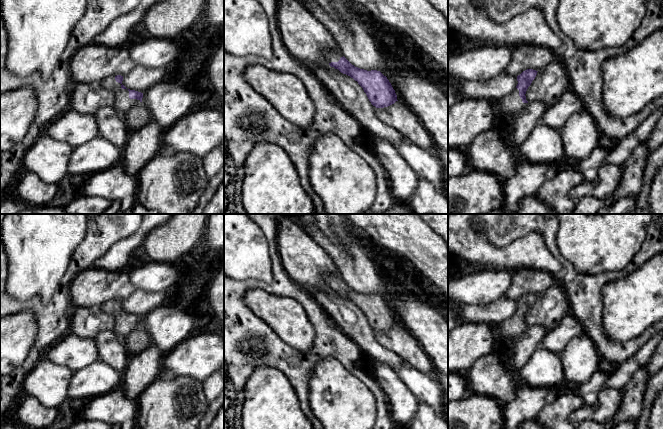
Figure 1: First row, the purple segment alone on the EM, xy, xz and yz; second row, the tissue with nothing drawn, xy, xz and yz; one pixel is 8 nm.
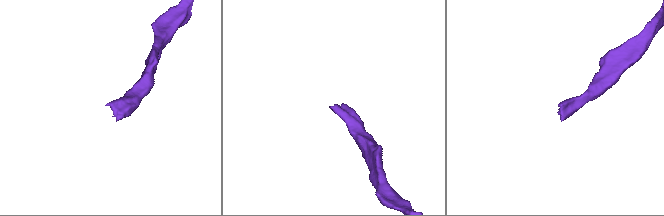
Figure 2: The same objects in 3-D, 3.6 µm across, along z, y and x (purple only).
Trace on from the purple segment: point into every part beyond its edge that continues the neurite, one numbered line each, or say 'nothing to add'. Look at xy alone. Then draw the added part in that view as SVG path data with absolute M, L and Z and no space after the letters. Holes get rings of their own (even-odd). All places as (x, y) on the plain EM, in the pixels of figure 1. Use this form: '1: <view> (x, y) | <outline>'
1: xy (122, 326) | M110 300L101 305L103 312L111 315L114 320L113 330L117 333L118 337L125 339L127 335L140 327L140 324L130 323L128 313L122 313L120 307L115 304L115 300Z

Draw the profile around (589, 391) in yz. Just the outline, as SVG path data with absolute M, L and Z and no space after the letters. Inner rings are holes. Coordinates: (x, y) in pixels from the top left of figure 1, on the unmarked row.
M596 371L591 378L578 386L577 394L583 399L584 405L593 405L598 399L599 393L605 387L609 375Z

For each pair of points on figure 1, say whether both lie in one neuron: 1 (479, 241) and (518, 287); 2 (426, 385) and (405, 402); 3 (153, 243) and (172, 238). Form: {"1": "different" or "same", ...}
{"1": "different", "2": "different", "3": "same"}

